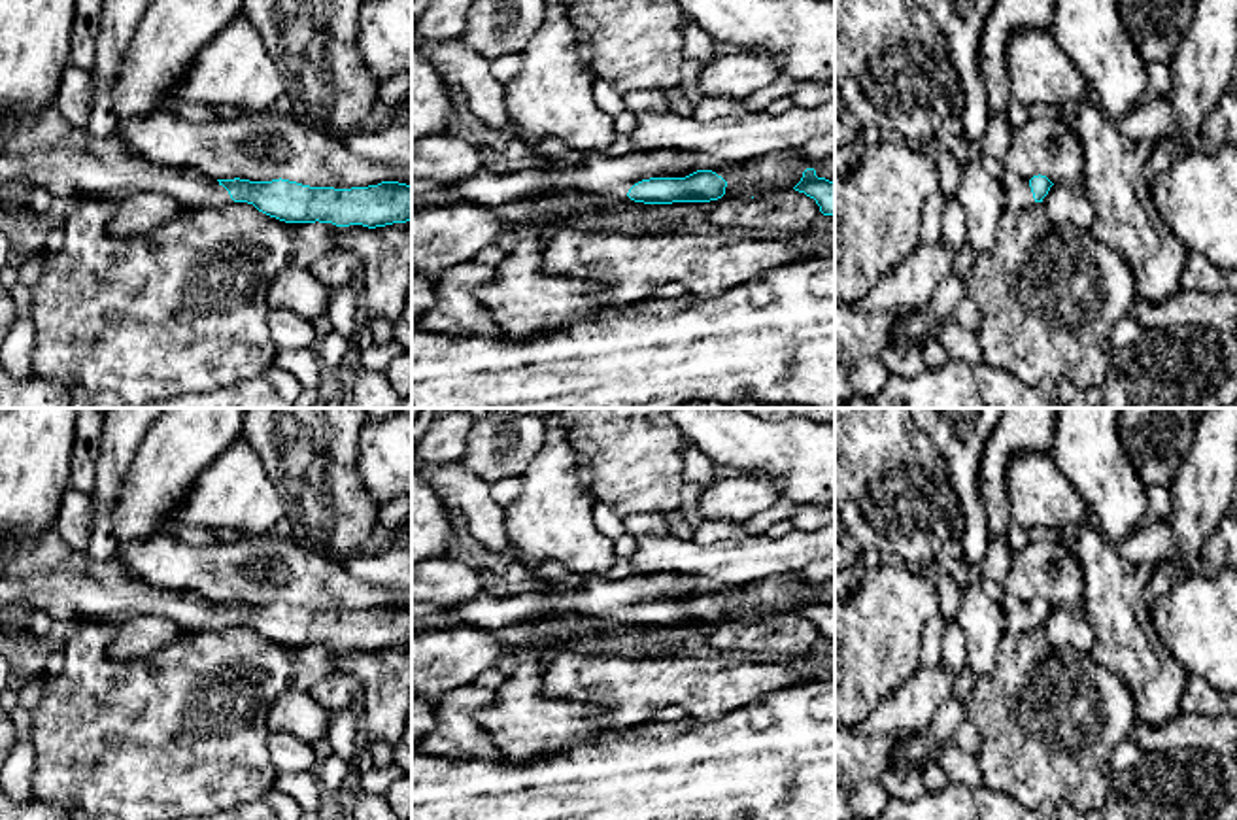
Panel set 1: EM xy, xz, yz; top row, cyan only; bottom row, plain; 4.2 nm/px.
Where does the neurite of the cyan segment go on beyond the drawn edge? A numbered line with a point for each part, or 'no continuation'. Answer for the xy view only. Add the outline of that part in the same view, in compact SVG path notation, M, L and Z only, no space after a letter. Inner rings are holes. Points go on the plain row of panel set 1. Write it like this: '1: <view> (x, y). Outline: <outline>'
1: xy (63, 584). Outline: M53 527L28 550L17 552L0 571L0 608L8 608L19 601L26 601L38 608L43 624L55 620L123 624L142 614L162 614L193 633L221 631L234 625L217 603L206 601L196 593L157 589L127 574L115 559L93 561L85 554L72 552Z

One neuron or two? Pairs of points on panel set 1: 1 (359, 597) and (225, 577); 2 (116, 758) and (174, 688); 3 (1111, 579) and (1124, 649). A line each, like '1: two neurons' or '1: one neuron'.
1: one neuron
2: one neuron
3: one neuron

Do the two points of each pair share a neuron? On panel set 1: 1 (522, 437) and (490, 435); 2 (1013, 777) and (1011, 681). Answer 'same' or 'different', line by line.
1: same
2: same

